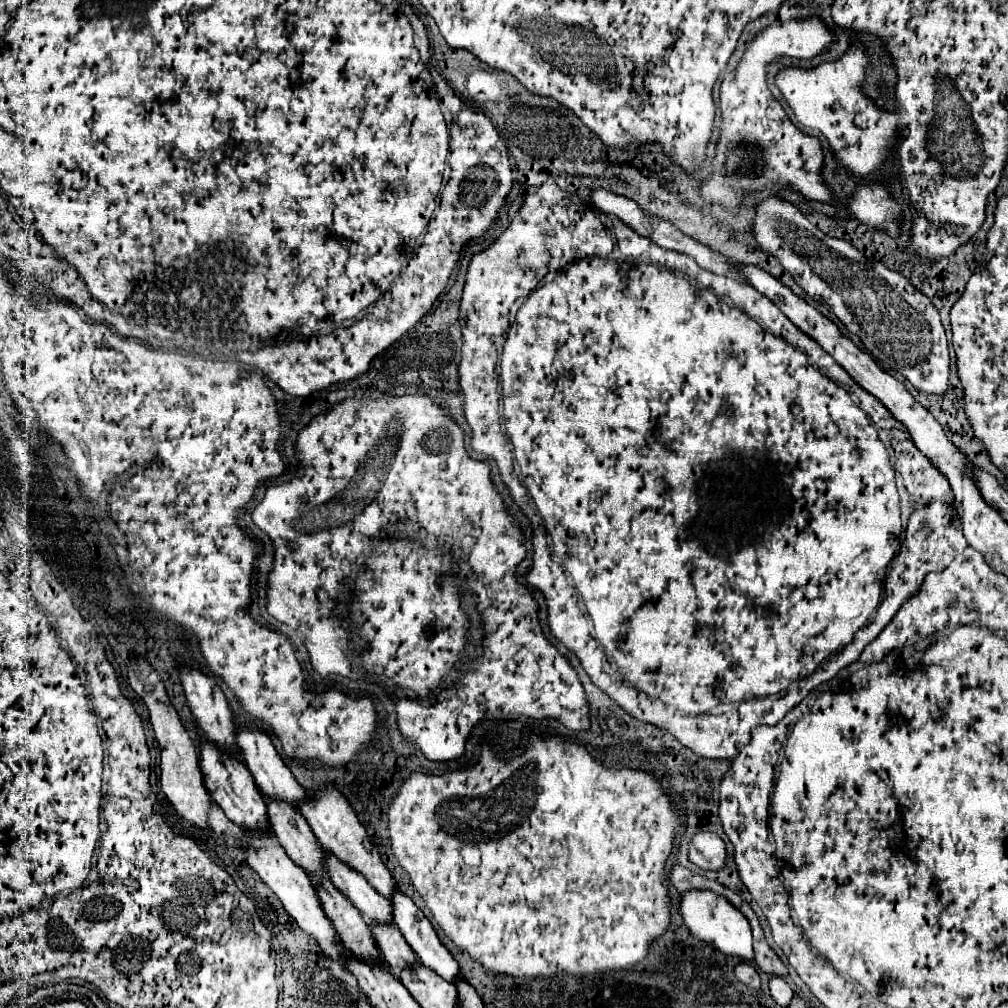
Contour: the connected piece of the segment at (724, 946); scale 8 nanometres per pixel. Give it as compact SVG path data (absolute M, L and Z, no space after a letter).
M684 891L680 899L680 915L684 919L684 925L702 941L712 945L724 955L734 955L742 961L752 963L754 951L752 951L752 931L748 919L726 901L726 897L712 893L712 891Z

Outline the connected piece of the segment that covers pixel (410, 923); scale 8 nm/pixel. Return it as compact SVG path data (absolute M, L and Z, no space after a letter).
M394 891L394 897L390 899L390 907L392 907L394 925L400 929L406 943L416 951L422 965L430 967L440 977L452 983L458 977L460 967L450 955L450 951L440 943L426 915L414 905L410 897L406 897L400 891Z

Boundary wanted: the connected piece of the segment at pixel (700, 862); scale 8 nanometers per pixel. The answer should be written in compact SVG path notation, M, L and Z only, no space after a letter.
M698 831L692 841L690 841L690 849L688 849L688 859L706 871L718 871L724 867L724 859L726 859L726 845L724 841L710 831Z

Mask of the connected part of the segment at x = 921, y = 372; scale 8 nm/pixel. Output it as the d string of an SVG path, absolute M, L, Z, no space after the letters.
M778 197L762 199L756 207L754 235L762 251L774 255L812 299L834 309L874 359L902 373L918 391L946 393L950 359L938 309L906 277L870 261L844 239L820 233L794 205Z

